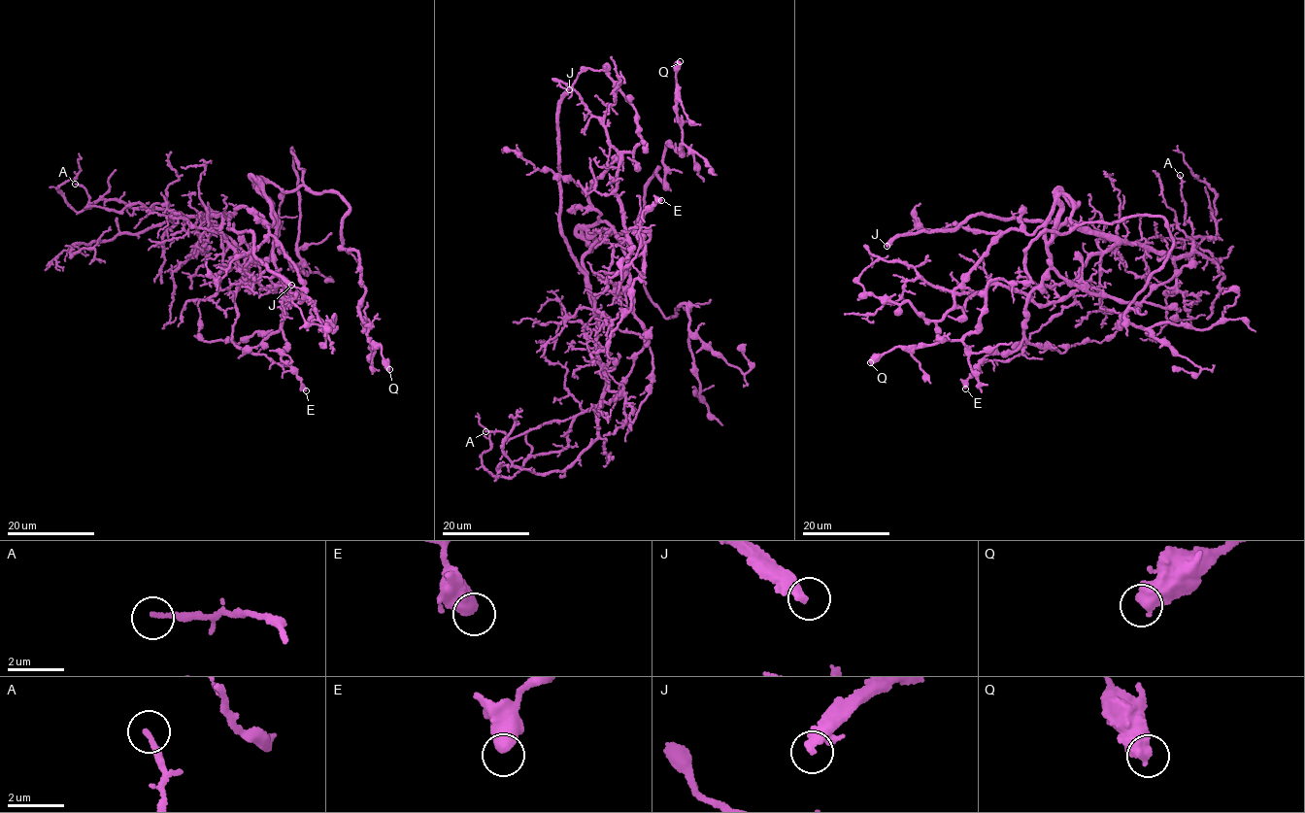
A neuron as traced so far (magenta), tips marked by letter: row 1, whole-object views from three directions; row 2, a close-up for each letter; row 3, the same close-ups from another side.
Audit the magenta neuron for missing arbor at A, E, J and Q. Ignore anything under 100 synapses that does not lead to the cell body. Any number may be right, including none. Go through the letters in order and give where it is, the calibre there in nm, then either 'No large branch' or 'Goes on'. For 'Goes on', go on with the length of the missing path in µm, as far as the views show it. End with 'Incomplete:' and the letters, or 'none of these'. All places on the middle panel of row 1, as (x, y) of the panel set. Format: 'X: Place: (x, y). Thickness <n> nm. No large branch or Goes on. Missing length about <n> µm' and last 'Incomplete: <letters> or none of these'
A: Place: (485, 431). Thickness 180 nm. No large branch
E: Place: (661, 200). Thickness 550 nm. No large branch
J: Place: (569, 89). Thickness 360 nm. Goes on. Missing length about 30 µm
Q: Place: (680, 61). Thickness 700 nm. No large branch
Incomplete: J

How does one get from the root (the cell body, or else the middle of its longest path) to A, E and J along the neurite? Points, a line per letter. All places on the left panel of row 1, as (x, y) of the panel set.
A: (268, 197), (275, 226), (241, 207), (200, 220), (139, 203), (107, 210), (91, 206), (75, 184)
E: (268, 197), (275, 220), (273, 257), (283, 288), (282, 328), (287, 344), (281, 359), (306, 390)
J: (268, 197), (275, 226), (241, 207), (230, 217), (228, 227), (238, 234), (250, 231), (254, 254), (291, 285)

